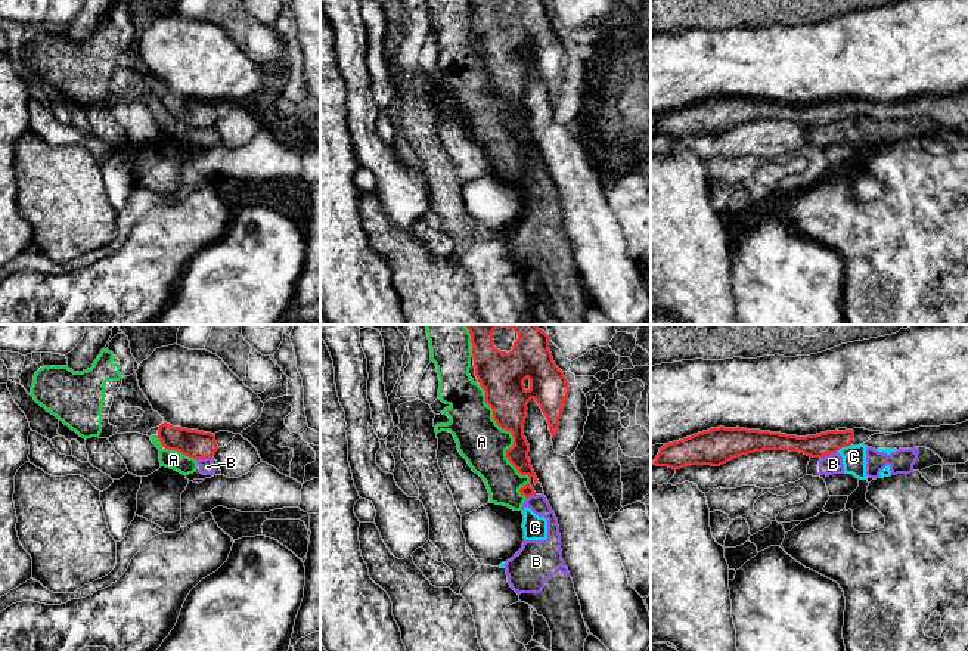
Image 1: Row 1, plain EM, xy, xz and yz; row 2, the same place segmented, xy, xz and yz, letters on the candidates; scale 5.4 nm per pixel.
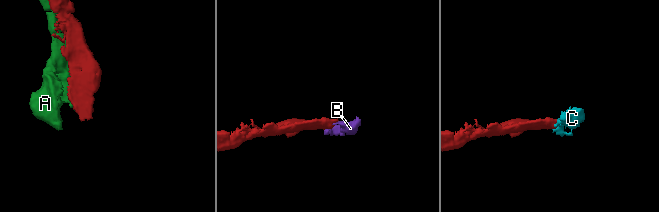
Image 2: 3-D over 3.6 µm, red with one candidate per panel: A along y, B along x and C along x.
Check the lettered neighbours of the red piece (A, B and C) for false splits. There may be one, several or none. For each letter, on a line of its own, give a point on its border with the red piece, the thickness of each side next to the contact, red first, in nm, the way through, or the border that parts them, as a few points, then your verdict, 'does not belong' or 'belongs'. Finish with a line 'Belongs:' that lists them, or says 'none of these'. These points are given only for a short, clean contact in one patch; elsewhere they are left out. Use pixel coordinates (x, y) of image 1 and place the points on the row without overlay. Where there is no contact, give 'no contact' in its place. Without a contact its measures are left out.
A: meets red in xz at (511, 117); 190 nm thick on the red side, 260 nm on the other; does not belong
B: meets red in xy at (204, 127); 160 nm thick on the red side, 90 nm on the other; border along xy (211, 126), (196, 129); does not belong
C: meets red in yz at (843, 115); 130 nm thick on the red side, 130 nm on the other; border along yz (852, 114), (843, 115), (835, 121); does not belong
Belongs: none of these

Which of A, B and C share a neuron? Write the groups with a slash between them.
A B C

